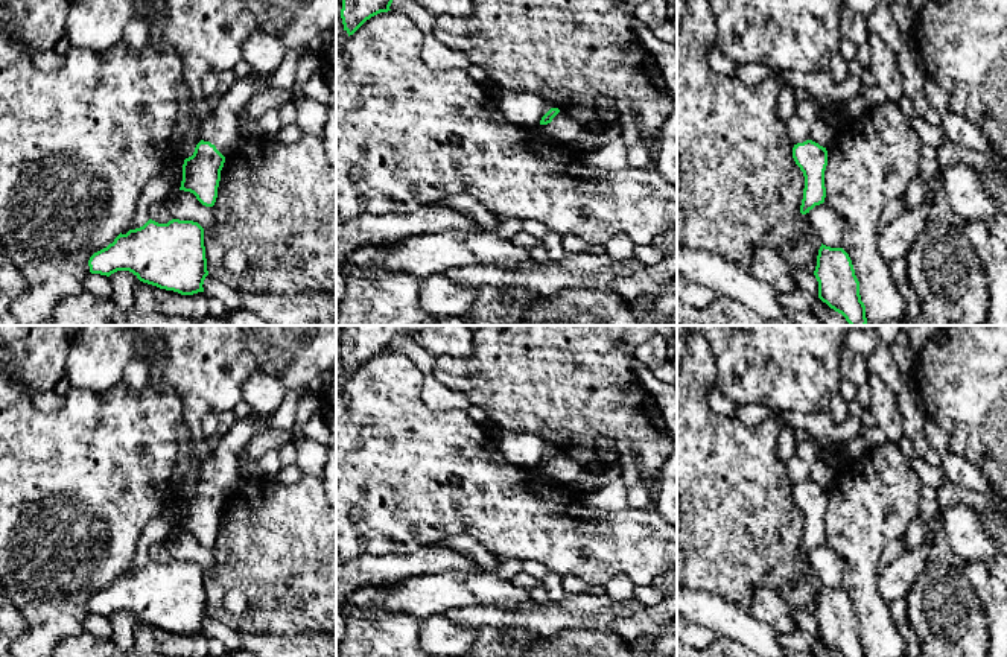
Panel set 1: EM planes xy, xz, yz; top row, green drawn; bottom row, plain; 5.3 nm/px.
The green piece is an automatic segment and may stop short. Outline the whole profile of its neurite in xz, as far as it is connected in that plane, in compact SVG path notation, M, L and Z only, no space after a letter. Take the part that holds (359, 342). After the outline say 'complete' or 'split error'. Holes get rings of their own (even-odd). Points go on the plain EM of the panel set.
M342 325L341 359L353 376L371 357L391 351L395 338L414 338L424 325Z | complete

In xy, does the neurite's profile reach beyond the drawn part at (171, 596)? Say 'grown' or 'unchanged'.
unchanged

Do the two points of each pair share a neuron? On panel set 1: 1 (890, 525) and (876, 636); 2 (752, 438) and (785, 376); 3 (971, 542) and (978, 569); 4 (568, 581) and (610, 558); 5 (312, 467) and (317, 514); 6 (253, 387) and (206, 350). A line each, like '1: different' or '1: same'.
1: same
2: different
3: different
4: different
5: different
6: different

